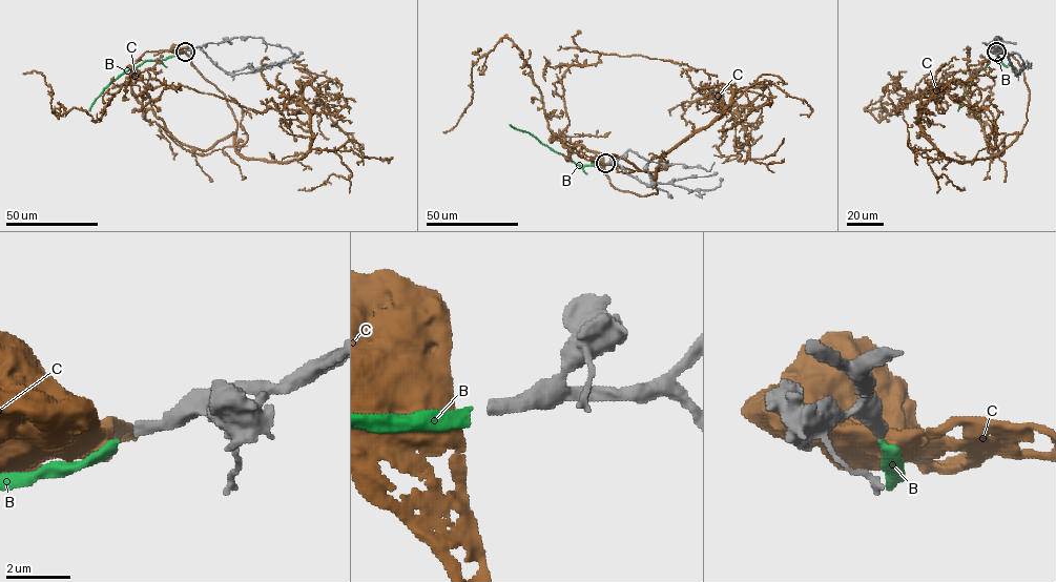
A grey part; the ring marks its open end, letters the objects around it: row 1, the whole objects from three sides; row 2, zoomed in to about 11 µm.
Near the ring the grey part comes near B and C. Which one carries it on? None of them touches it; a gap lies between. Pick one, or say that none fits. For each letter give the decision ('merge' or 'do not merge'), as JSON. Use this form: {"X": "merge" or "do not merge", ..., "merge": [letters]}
{"B": "merge", "C": "do not merge", "merge": ["B"]}

